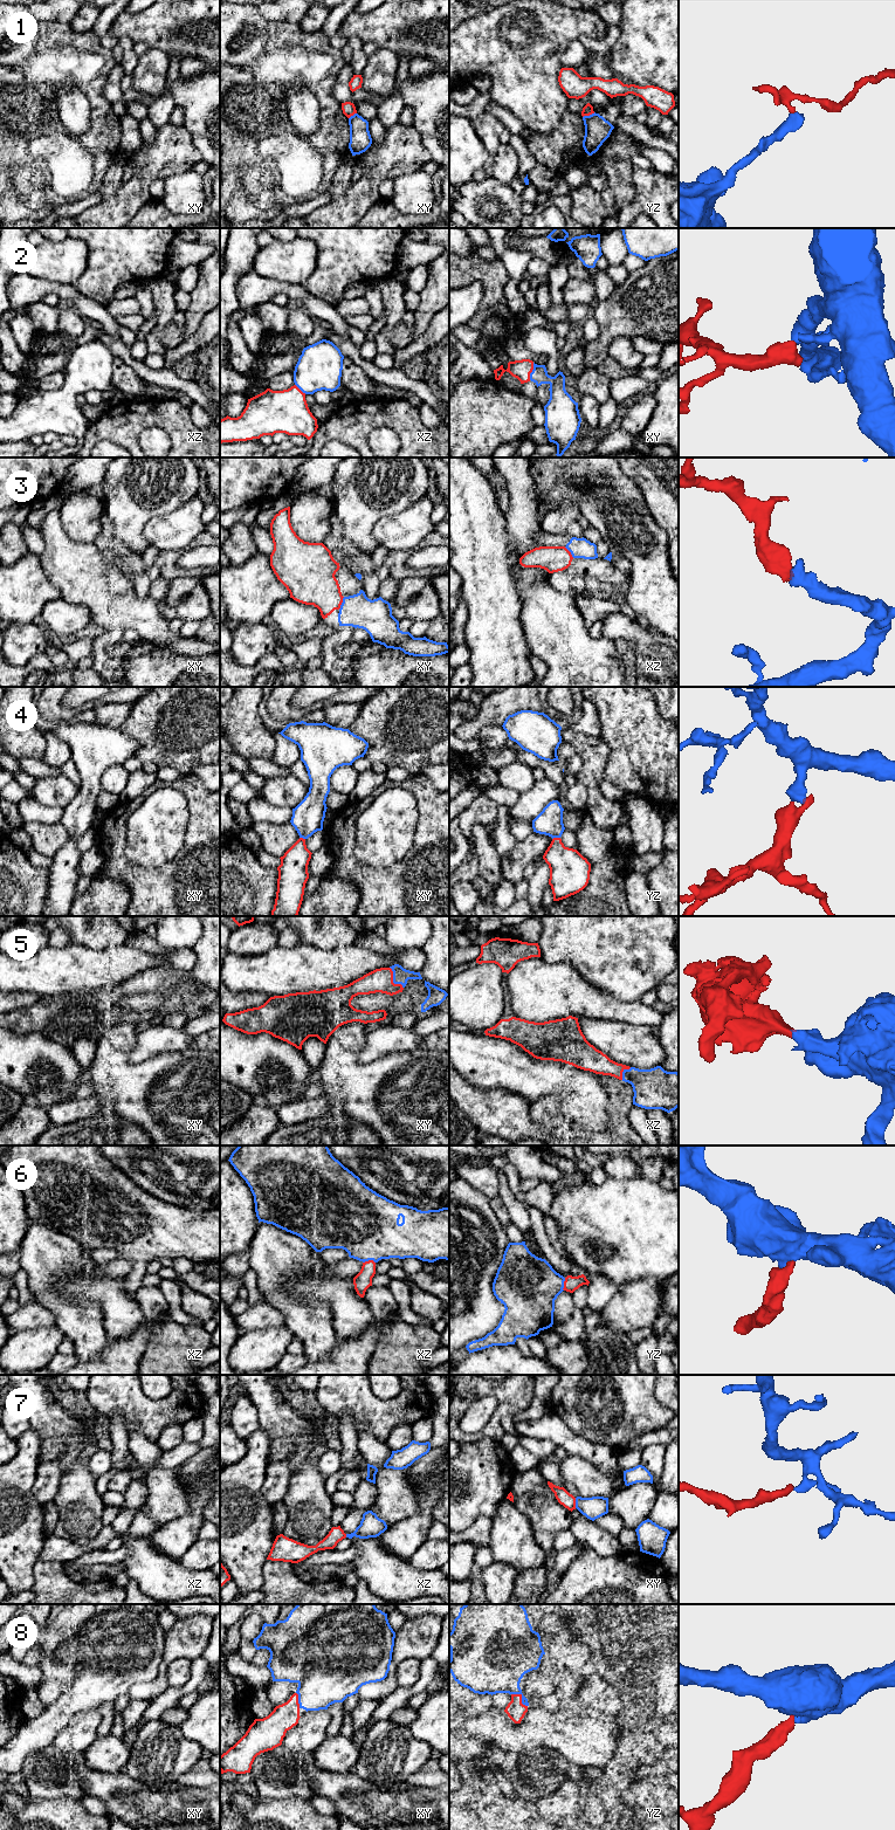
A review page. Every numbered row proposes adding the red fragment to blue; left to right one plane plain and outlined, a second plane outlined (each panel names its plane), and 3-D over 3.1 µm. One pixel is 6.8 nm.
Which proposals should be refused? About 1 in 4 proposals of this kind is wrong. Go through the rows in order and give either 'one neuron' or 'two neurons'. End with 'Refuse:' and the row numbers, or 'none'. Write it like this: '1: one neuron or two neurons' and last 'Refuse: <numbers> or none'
1: two neurons
2: one neuron
3: one neuron
4: one neuron
5: one neuron
6: one neuron
7: one neuron
8: one neuron
Refuse: 1

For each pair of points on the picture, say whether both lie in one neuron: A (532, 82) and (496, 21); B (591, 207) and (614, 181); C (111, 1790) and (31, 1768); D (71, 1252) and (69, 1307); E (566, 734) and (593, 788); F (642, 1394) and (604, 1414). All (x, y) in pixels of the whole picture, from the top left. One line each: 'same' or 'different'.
A: same
B: same
C: same
D: same
E: same
F: same

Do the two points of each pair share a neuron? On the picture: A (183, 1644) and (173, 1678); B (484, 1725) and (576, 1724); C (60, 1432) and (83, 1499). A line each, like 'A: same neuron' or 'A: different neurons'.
A: different neurons
B: same neuron
C: same neuron

